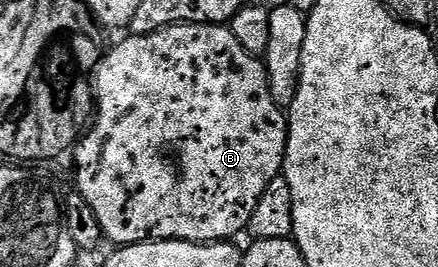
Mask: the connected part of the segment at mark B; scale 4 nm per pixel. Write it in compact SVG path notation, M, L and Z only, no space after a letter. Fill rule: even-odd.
M172 24L169 28L161 28L158 32L152 32L146 36L129 34L126 37L126 40L119 41L110 52L108 49L104 53L105 61L101 63L101 124L97 124L97 132L93 132L93 136L89 136L89 140L85 140L85 148L82 148L81 153L75 158L75 169L77 168L76 191L81 193L81 197L87 202L87 206L91 206L91 210L95 210L95 218L99 218L102 237L111 239L118 246L148 244L151 240L182 240L183 242L195 242L196 244L232 241L237 238L233 236L242 235L246 231L255 211L255 206L259 203L259 198L262 197L267 186L271 185L272 180L282 175L285 167L285 147L289 141L289 122L286 113L271 98L269 73L265 71L264 63L258 57L247 54L247 50L243 50L243 46L239 46L235 34L231 34L231 30L223 24Z

